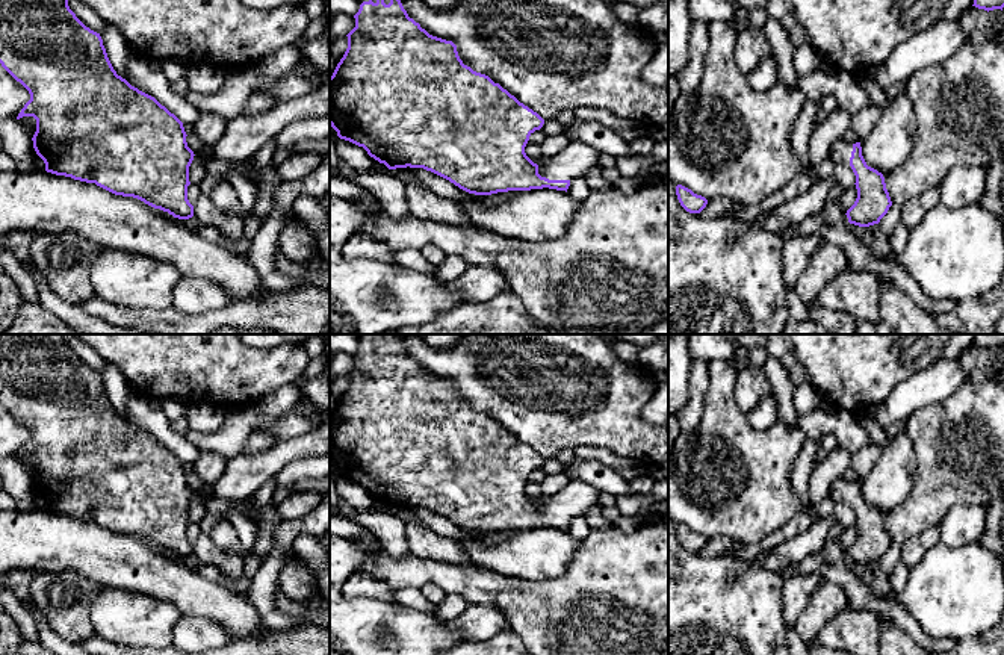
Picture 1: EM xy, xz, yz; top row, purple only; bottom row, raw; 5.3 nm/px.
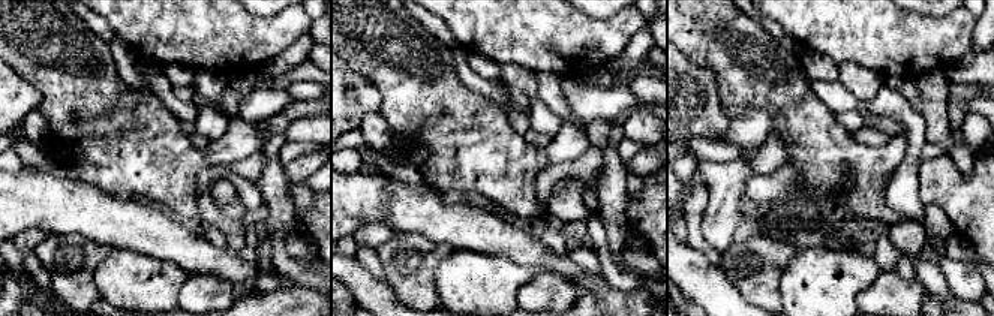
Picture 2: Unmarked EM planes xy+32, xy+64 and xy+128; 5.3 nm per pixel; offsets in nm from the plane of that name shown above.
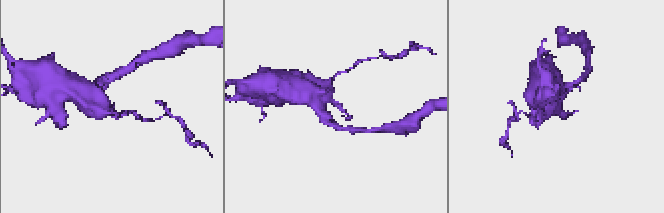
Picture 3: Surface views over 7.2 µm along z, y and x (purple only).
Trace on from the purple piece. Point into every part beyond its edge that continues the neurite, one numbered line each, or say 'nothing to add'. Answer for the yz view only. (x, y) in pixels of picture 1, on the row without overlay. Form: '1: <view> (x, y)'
1: yz (839, 490)

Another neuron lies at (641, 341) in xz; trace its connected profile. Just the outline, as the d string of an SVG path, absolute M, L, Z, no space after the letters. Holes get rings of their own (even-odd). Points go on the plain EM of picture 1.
M611 334L615 340L634 343L640 348L655 343L661 334Z

